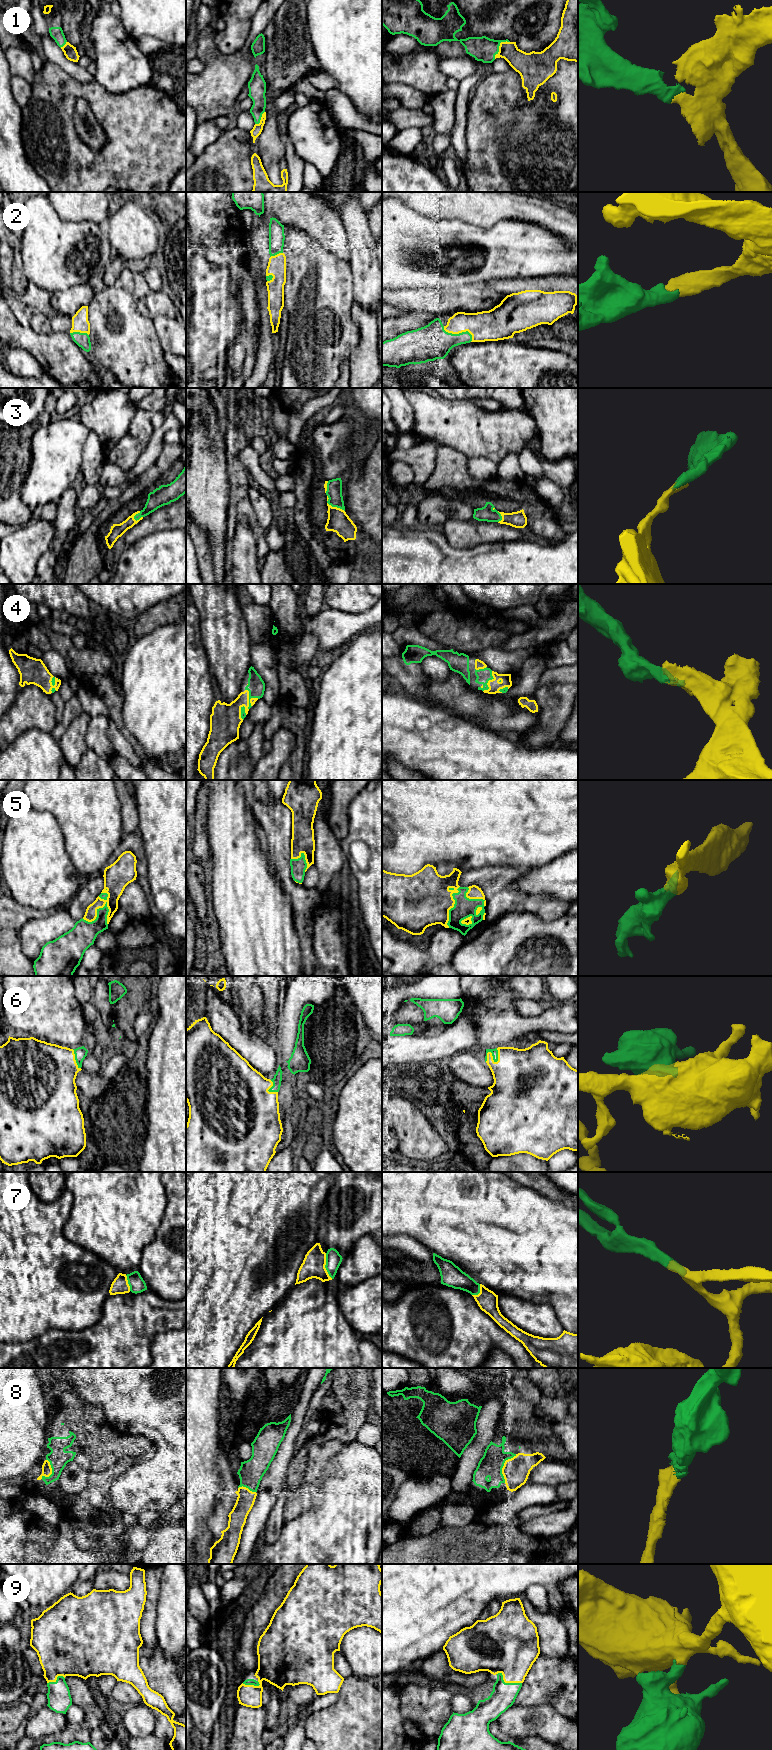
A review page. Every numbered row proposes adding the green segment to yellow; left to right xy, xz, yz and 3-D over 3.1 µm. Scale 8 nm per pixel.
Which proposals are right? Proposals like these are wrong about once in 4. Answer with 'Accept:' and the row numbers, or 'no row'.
Accept: 1, 2, 3, 4, 5, 6, 7, 8, 9

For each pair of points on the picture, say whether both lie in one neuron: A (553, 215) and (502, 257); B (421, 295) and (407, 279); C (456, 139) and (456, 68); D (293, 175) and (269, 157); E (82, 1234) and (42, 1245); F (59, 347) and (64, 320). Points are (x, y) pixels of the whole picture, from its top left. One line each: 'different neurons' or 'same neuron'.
A: different neurons
B: different neurons
C: different neurons
D: different neurons
E: different neurons
F: different neurons

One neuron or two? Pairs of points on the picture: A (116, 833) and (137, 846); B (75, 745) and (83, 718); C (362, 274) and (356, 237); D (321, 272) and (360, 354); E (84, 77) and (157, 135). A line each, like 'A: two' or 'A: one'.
A: two
B: one
C: one
D: two
E: two

